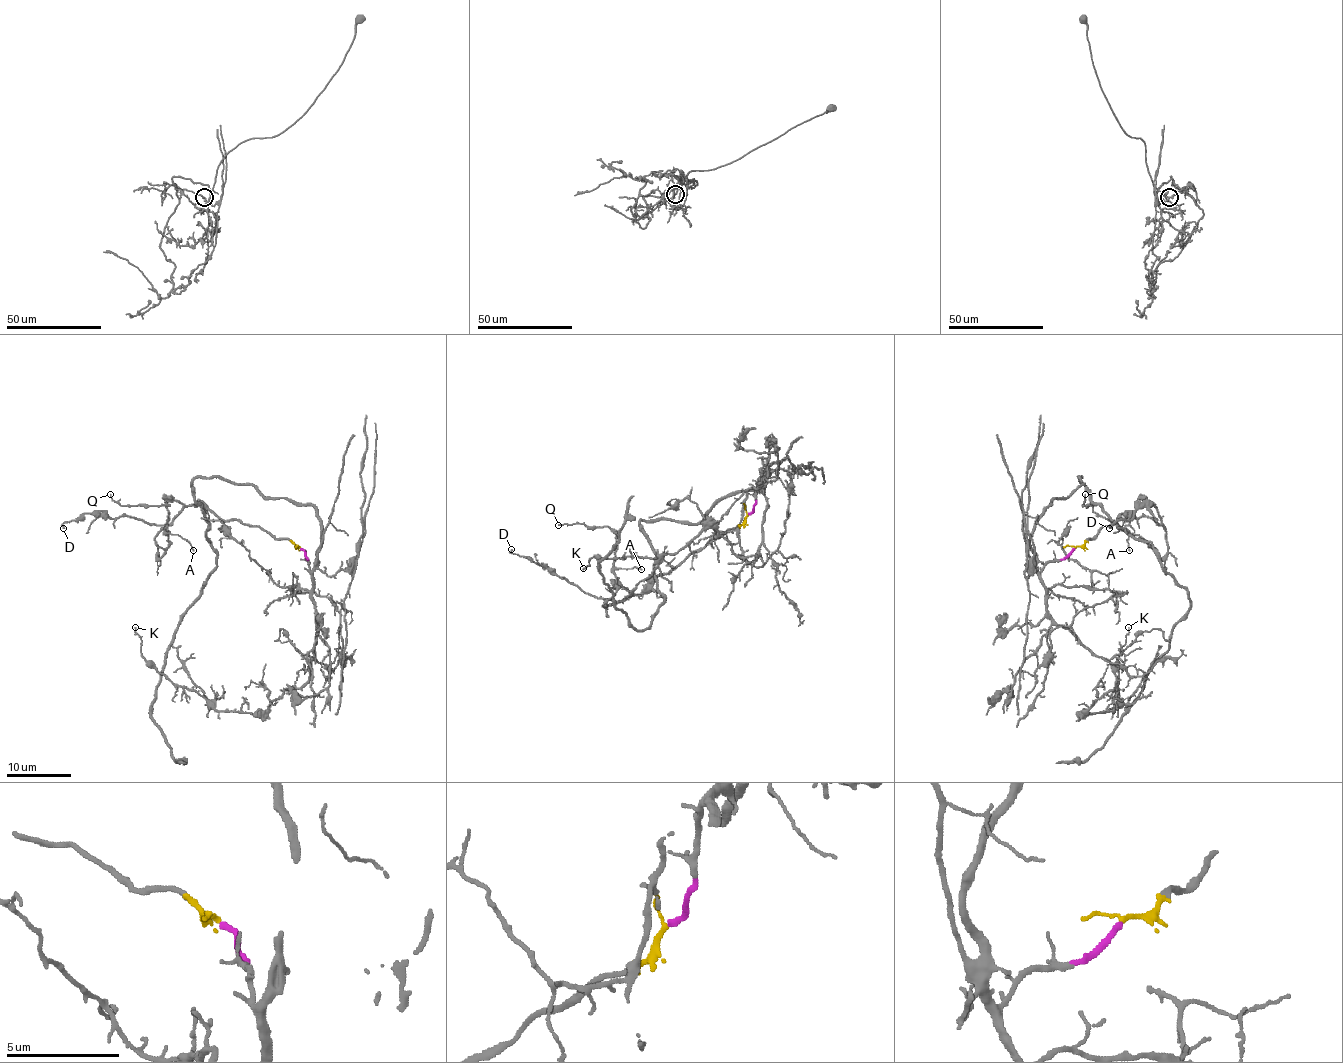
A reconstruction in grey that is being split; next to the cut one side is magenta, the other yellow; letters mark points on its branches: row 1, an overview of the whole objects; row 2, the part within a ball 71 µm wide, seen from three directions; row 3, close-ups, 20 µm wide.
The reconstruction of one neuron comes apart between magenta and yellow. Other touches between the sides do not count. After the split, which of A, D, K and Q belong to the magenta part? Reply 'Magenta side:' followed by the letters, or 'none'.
Magenta side: K

